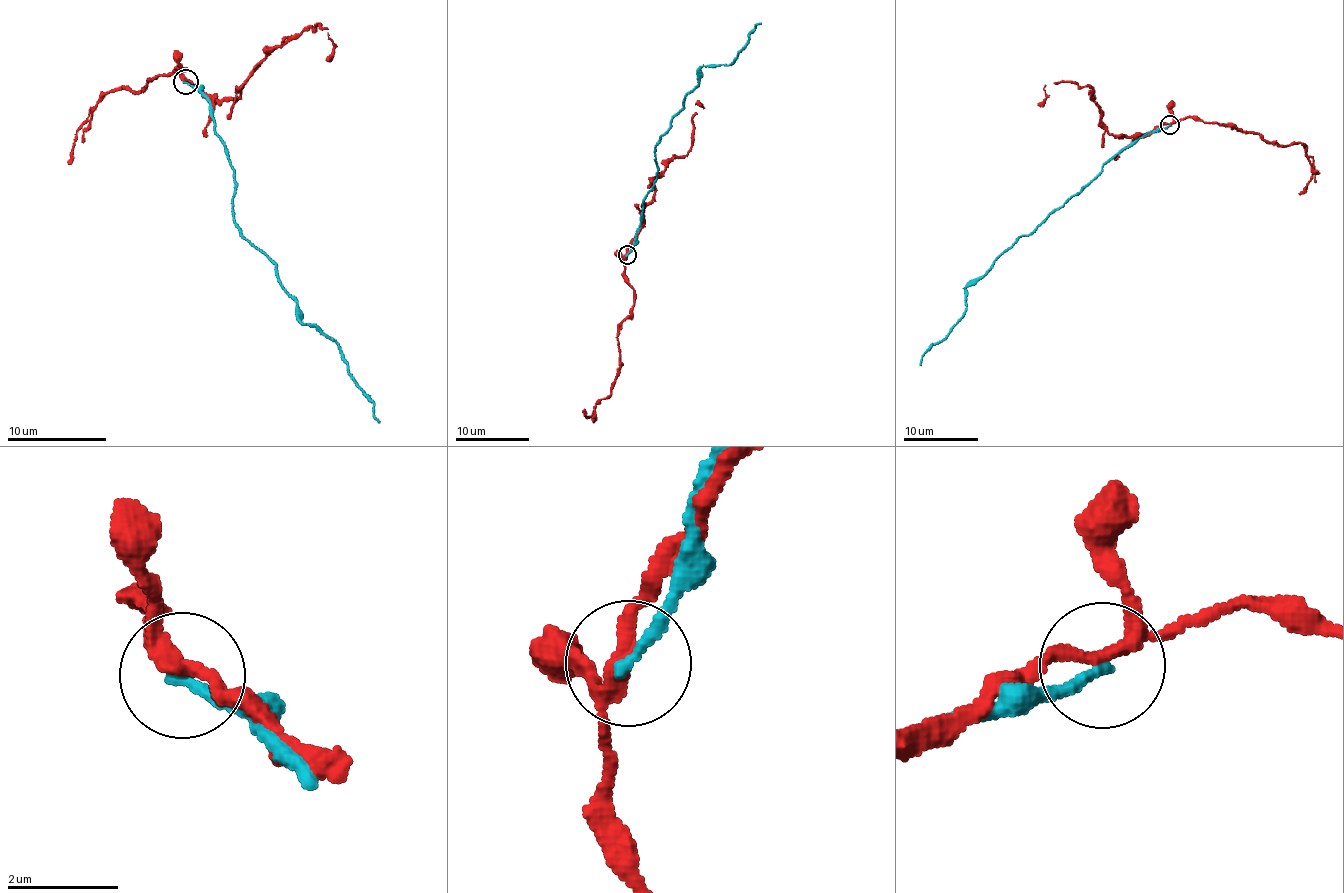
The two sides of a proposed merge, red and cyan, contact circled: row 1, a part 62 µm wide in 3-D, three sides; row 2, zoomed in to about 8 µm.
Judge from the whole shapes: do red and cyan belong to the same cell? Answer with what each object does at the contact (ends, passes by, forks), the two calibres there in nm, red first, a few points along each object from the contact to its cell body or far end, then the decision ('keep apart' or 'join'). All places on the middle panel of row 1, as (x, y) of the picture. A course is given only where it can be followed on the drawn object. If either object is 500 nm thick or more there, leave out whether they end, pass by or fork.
red passes by; cyan ends there; 240 nm thick on the red side, 220 nm on the other; red runs (627, 254), (625, 282), (634, 290), (634, 305), (618, 331), (620, 367), (610, 394), (587, 418), (585, 408); cyan runs (627, 254), (643, 197), (656, 179), (655, 144), (671, 116), (697, 84), (699, 69), (730, 63), (761, 23); keep apart

